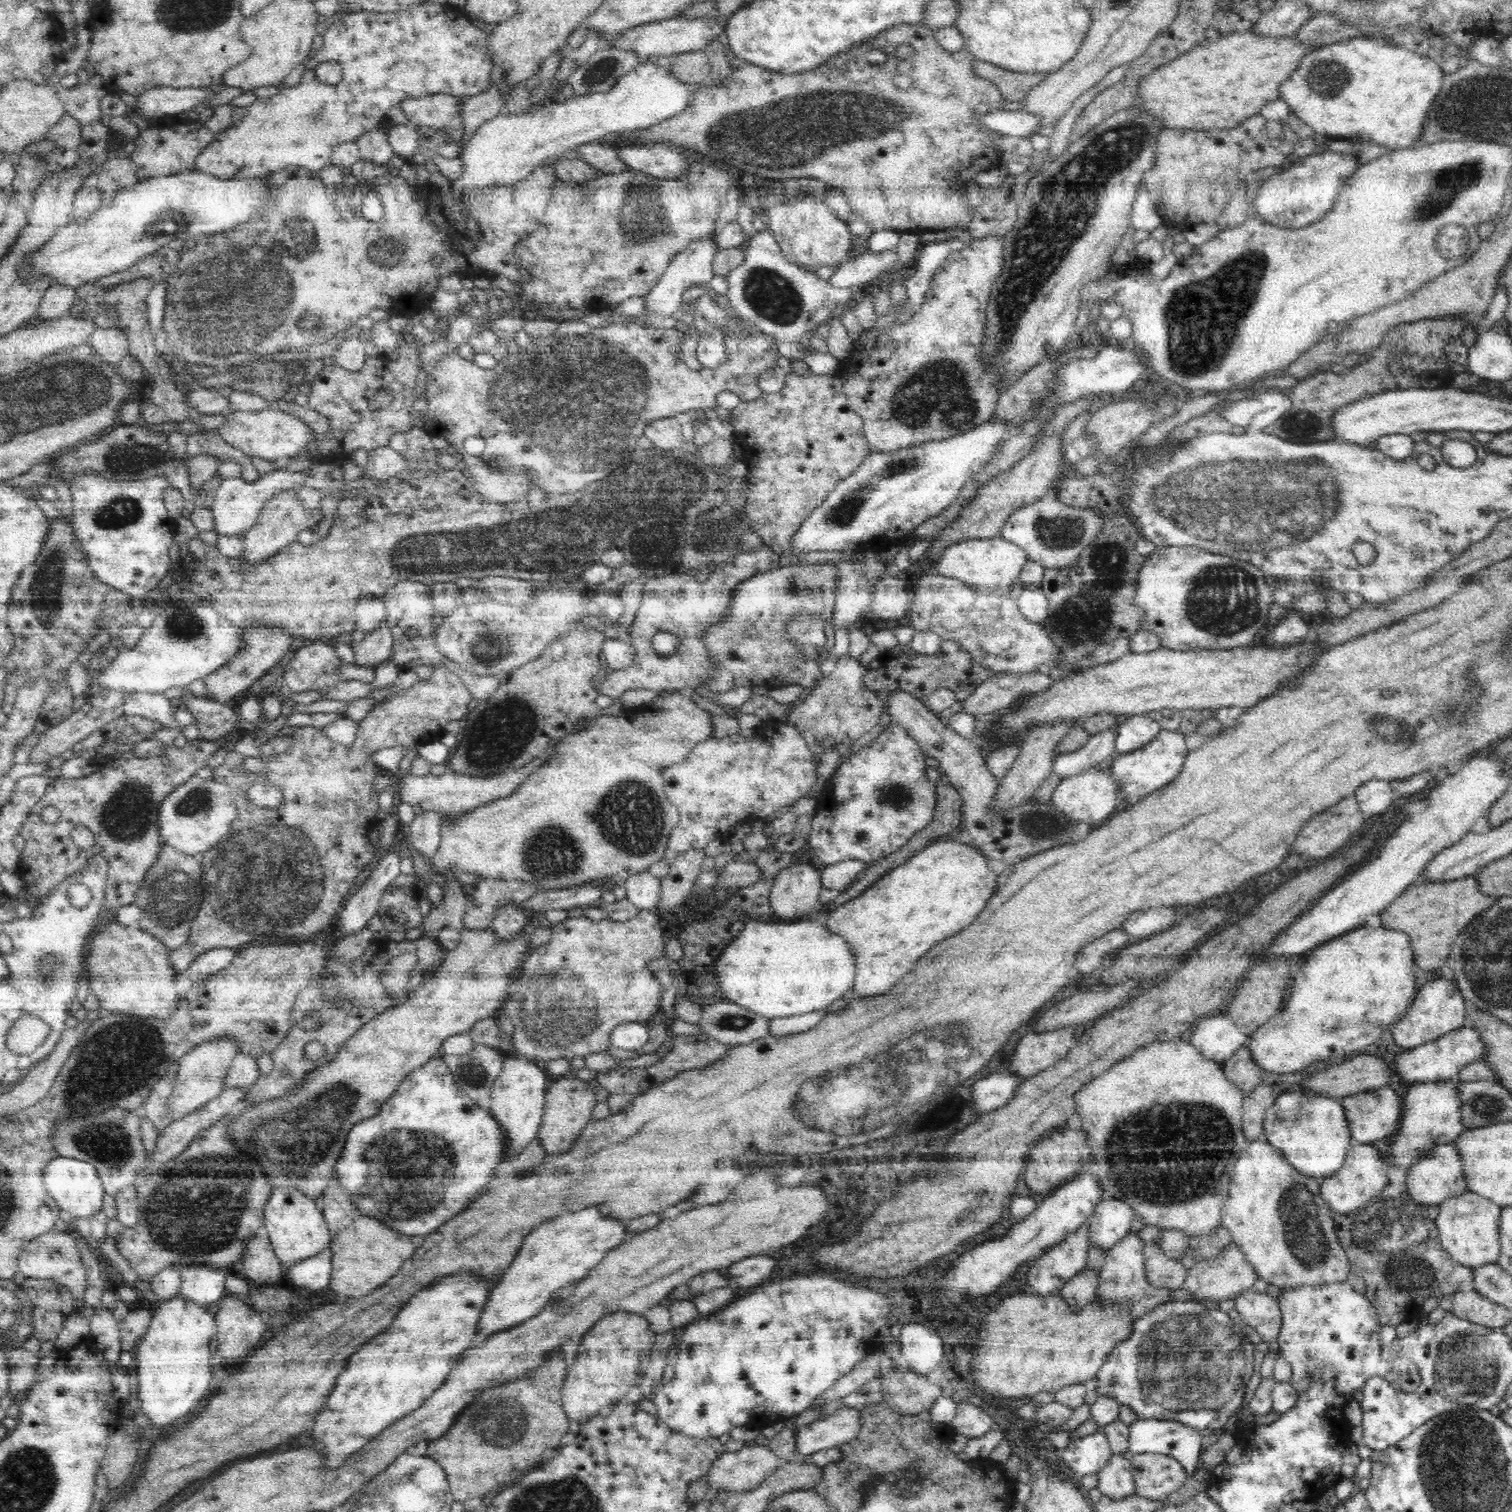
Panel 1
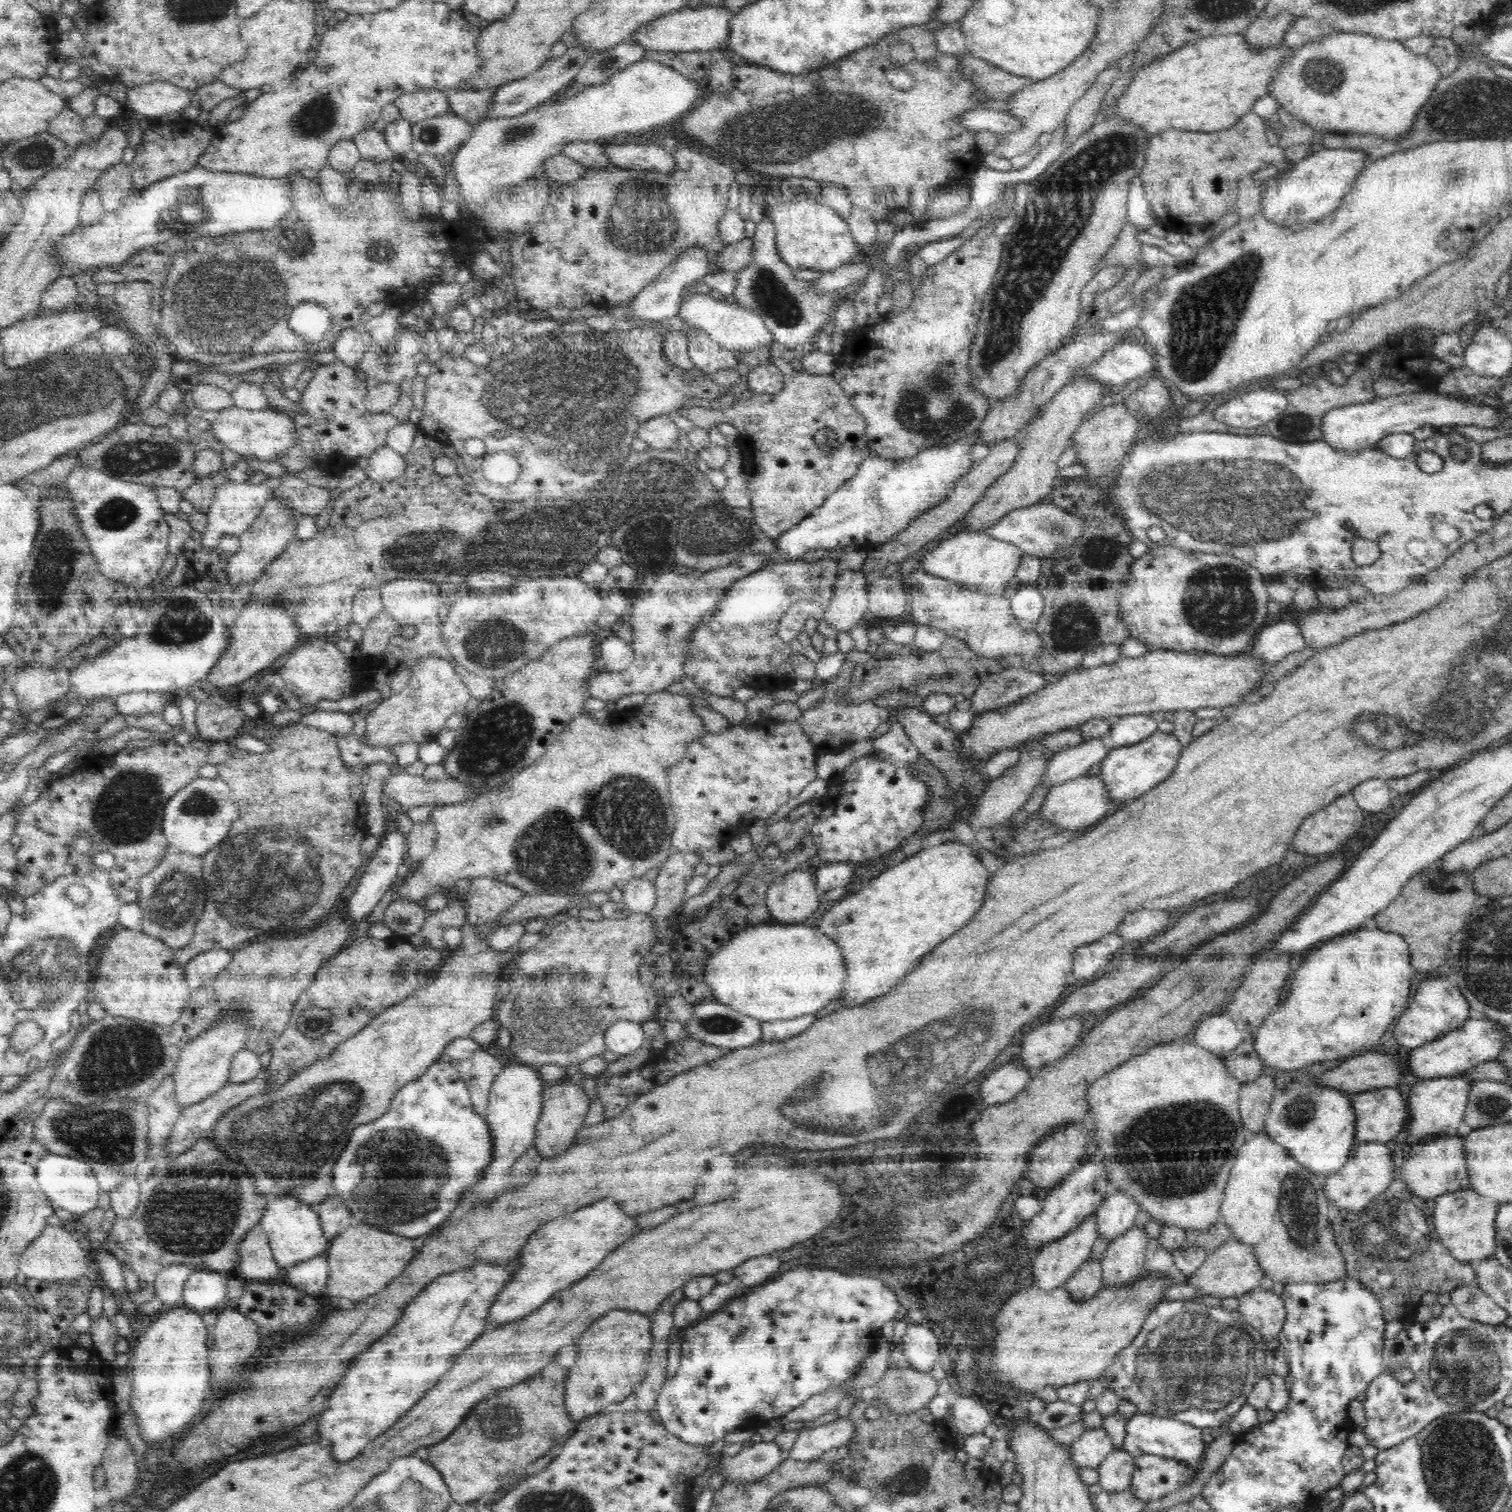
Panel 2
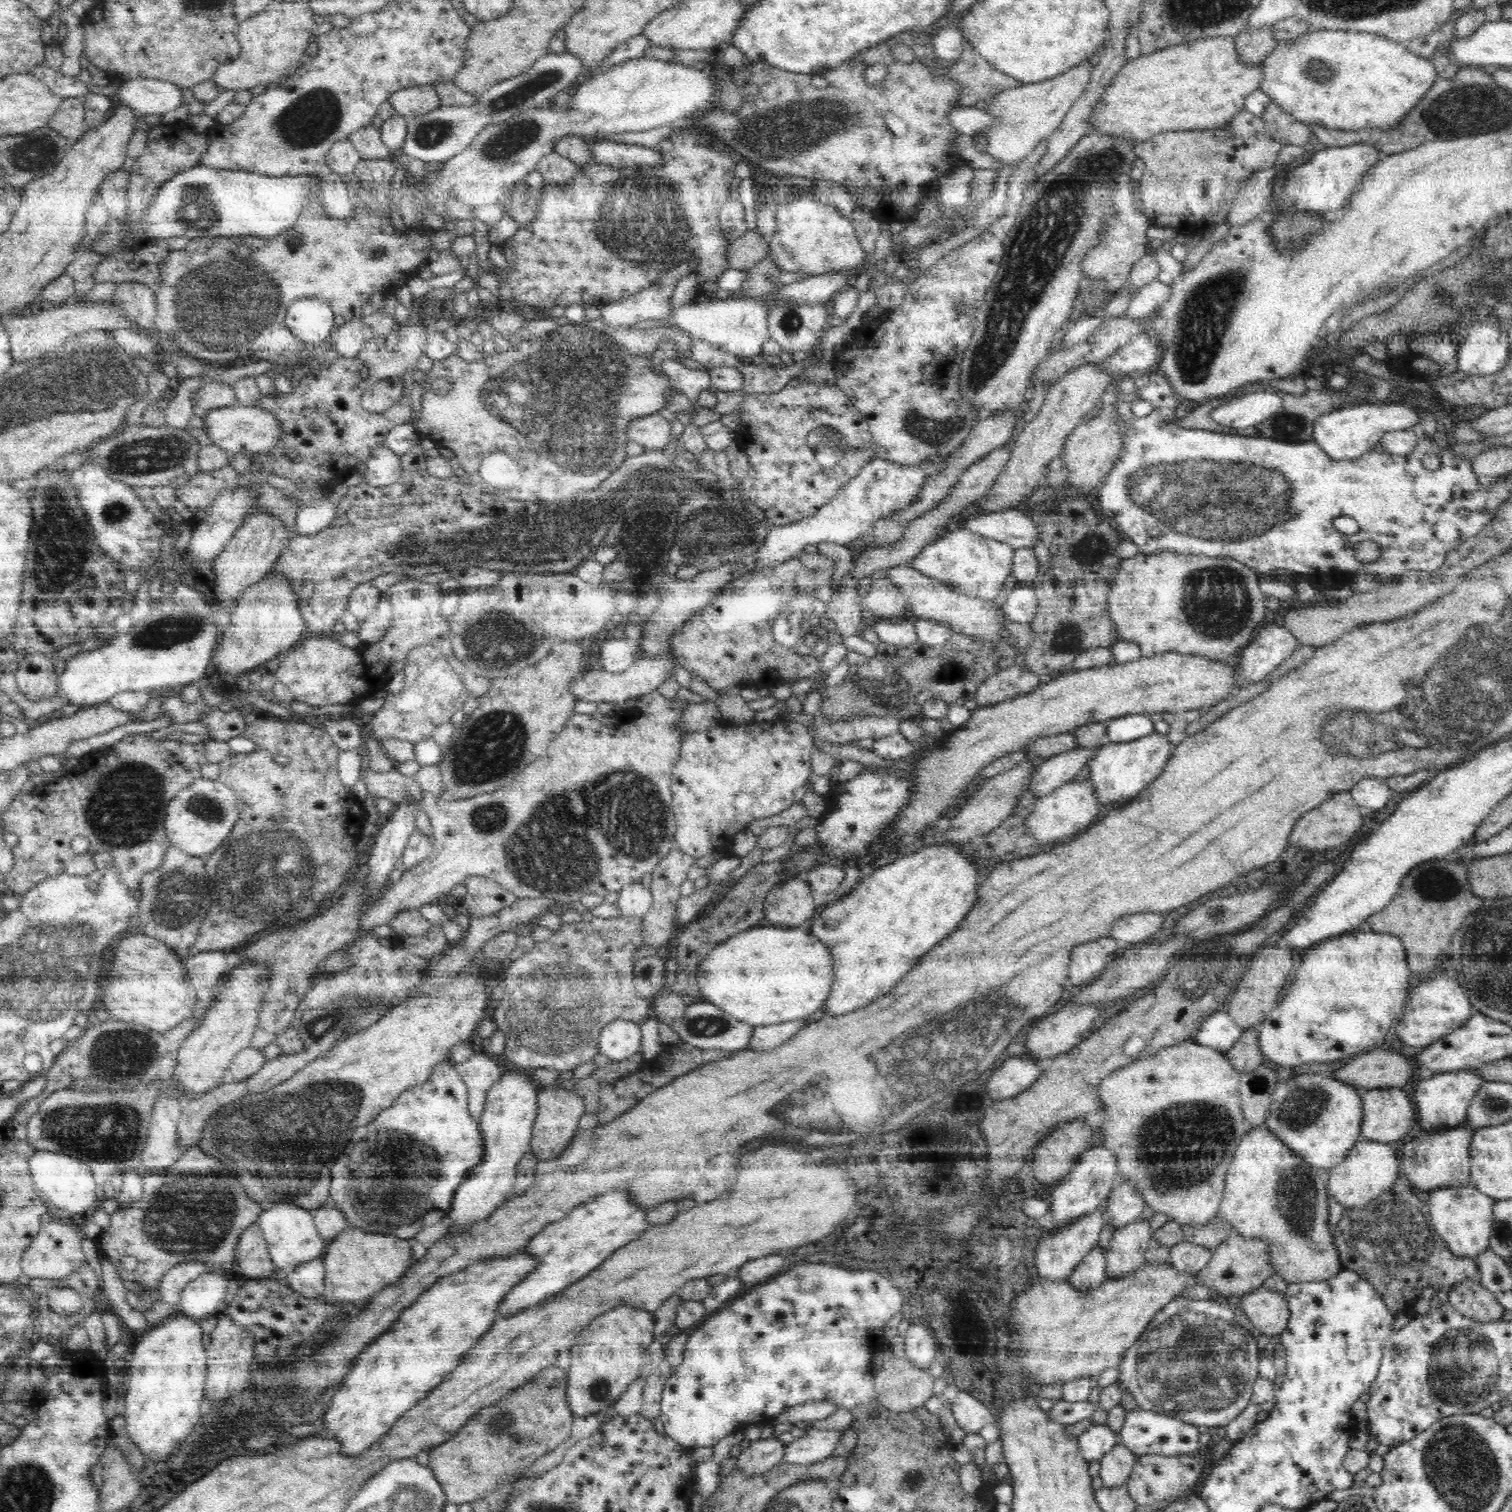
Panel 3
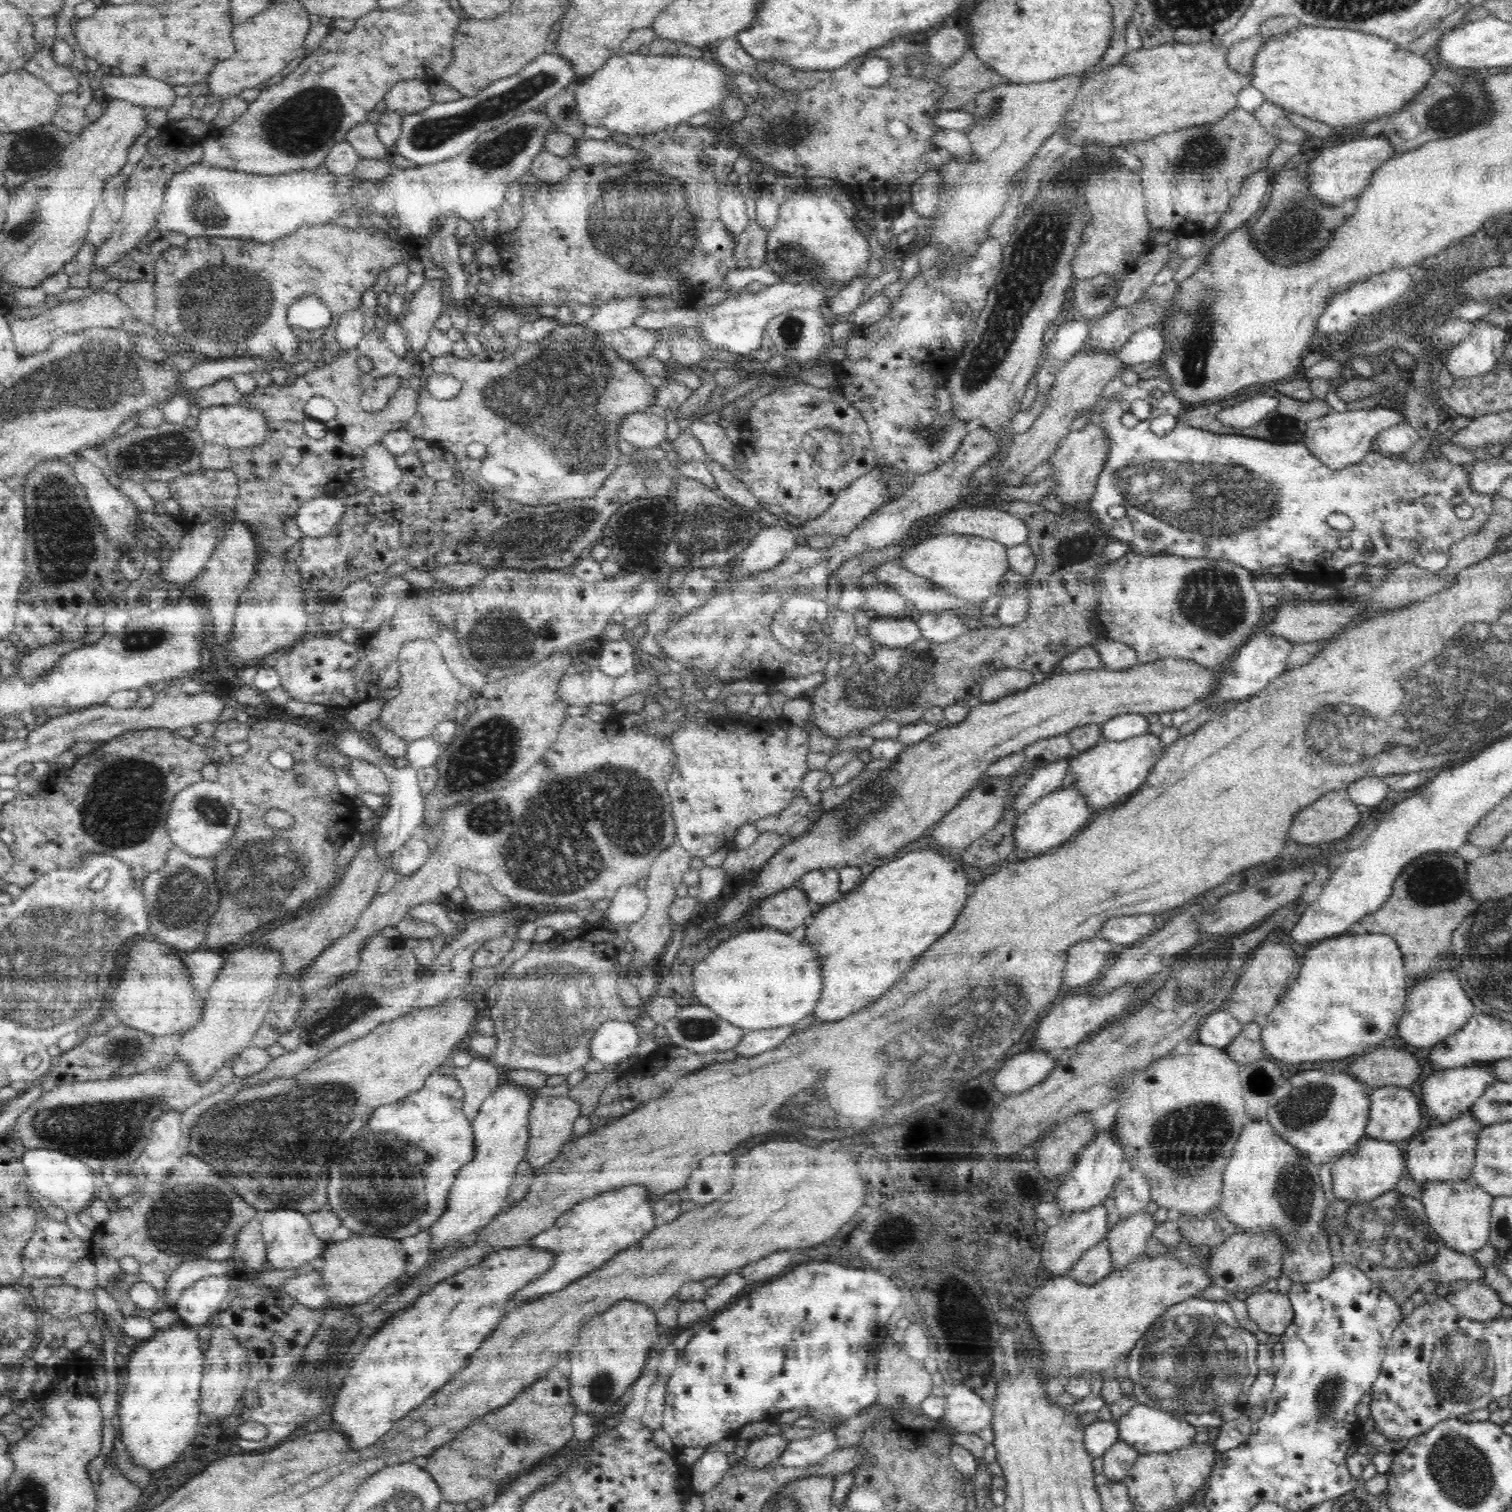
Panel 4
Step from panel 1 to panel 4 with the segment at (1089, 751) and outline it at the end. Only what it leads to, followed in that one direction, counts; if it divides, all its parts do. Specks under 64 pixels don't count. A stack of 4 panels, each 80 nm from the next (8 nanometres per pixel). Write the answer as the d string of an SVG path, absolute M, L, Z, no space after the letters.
M1072 757L1050 762L1050 764L1044 764L1040 768L1034 769L1032 778L1014 794L1012 810L1016 814L1024 813L1034 802L1050 794L1056 788L1060 788L1070 760Z

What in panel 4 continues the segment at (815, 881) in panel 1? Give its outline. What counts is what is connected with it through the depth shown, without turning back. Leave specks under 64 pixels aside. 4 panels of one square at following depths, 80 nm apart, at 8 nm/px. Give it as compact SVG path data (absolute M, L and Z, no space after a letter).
M800 882L770 895L758 906L762 928L774 928L785 933L794 932L806 916L813 914L815 907L800 887Z

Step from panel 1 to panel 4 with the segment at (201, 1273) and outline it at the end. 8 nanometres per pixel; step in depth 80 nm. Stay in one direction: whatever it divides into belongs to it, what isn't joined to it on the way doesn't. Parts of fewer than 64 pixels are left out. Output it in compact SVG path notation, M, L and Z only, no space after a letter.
M208 1276L192 1283L174 1305L181 1320L196 1327L210 1323L220 1312L231 1281L227 1276Z

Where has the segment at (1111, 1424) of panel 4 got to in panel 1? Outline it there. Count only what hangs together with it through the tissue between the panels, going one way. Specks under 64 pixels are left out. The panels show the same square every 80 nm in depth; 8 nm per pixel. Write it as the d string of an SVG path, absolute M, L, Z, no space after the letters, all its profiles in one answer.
M1103 1430L1070 1442L1067 1448L1057 1451L1068 1468L1081 1476L1096 1475L1108 1464L1113 1453Z

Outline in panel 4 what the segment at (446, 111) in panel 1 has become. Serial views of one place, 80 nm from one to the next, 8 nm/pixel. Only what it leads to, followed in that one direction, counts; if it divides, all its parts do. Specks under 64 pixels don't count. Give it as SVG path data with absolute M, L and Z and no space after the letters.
M408 80L394 85L382 100L386 110L402 116L422 112L433 102L430 83L422 80Z

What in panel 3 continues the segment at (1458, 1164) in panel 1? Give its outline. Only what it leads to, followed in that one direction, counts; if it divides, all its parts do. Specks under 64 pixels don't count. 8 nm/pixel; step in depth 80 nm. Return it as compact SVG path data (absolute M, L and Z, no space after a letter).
M1465 1120L1448 1129L1432 1132L1422 1130L1412 1139L1412 1142L1404 1144L1404 1150L1399 1153L1401 1174L1409 1180L1411 1186L1427 1193L1440 1187L1472 1184L1470 1142L1475 1130Z

